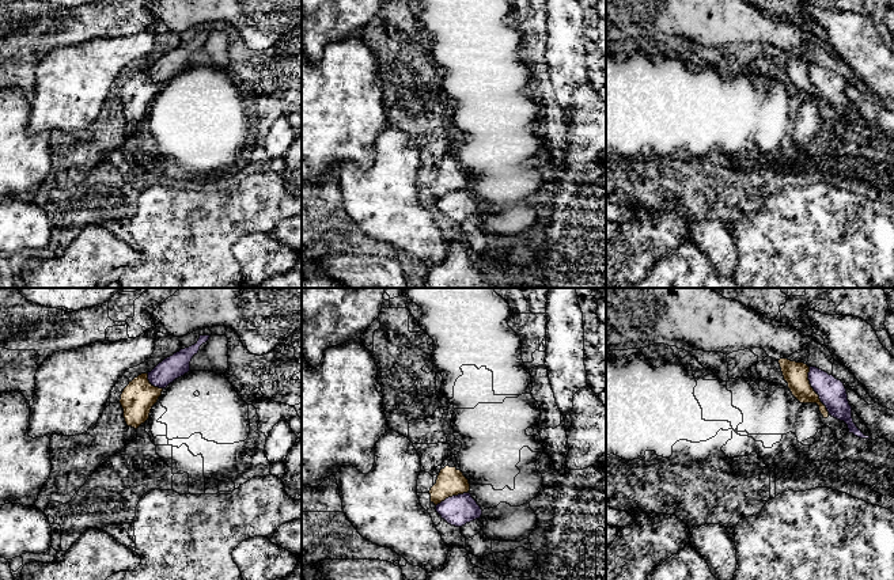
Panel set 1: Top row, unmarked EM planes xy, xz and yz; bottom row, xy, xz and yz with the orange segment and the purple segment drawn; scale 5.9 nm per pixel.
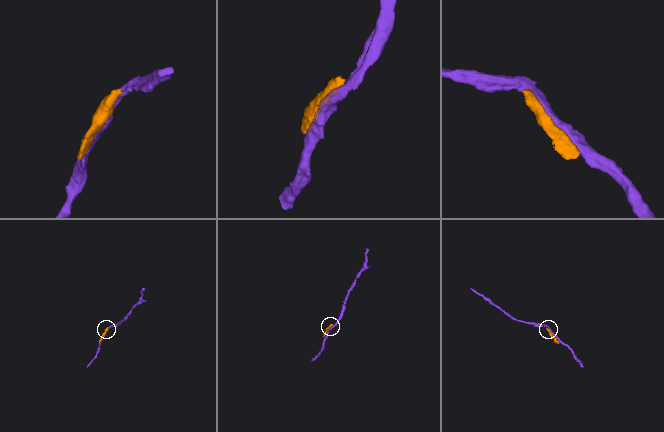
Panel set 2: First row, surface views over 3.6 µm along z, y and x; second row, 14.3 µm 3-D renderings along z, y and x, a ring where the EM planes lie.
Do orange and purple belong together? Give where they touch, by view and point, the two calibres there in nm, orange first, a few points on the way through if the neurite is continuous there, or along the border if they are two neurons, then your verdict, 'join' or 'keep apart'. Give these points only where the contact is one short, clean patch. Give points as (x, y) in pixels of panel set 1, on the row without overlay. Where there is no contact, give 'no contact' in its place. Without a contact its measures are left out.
meets orange in yz at (813, 86); 140 nm thick on the orange side, 160 nm on the other; keep apart

